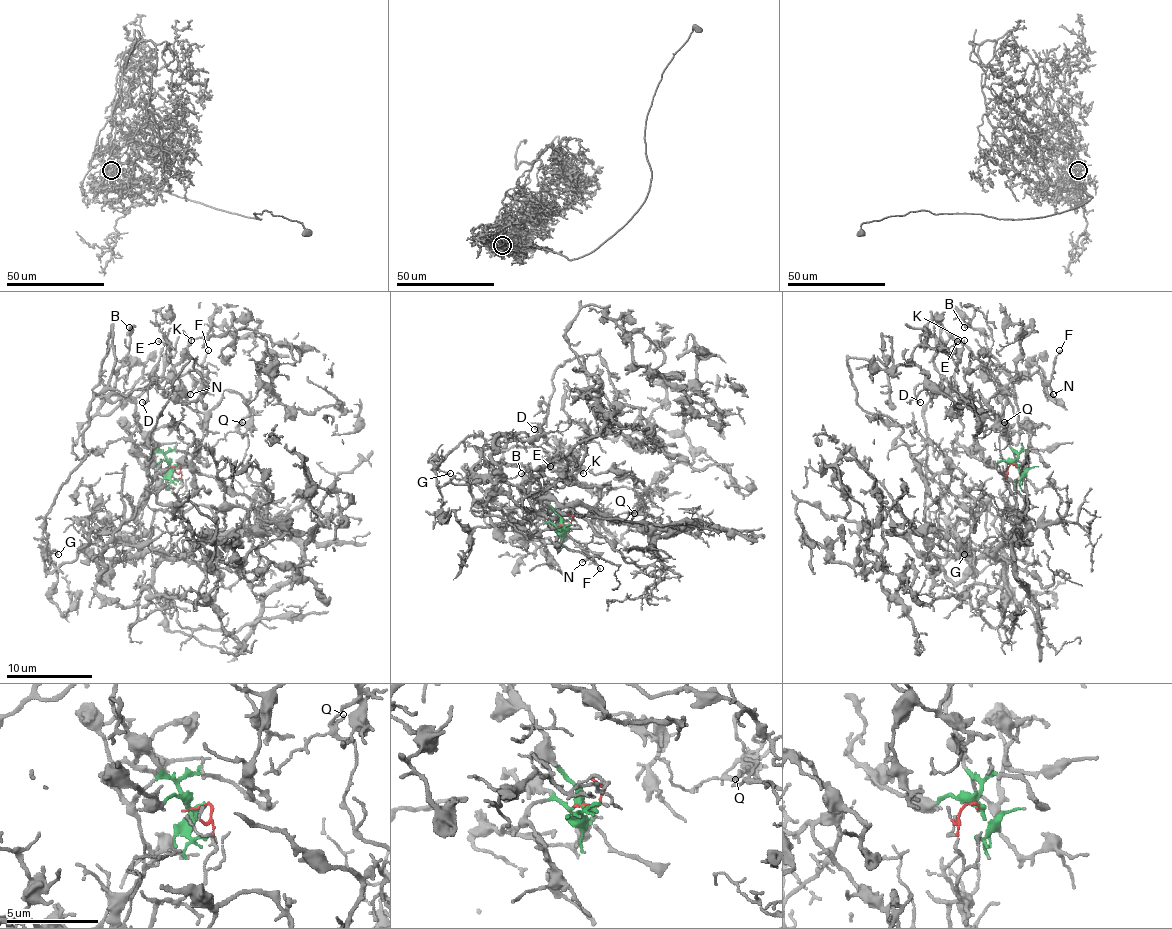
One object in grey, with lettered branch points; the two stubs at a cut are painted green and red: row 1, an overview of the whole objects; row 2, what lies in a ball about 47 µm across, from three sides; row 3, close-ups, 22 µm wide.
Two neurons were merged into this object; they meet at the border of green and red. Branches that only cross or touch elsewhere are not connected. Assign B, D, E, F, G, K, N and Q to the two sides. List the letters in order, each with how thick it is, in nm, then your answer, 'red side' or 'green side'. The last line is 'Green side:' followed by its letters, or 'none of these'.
B: calibre 180 nm; green side
D: calibre 150 nm; green side
E: calibre 130 nm; green side
F: calibre 120 nm; green side
G: calibre 120 nm; green side
K: calibre 240 nm; green side
N: calibre 150 nm; green side
Q: calibre 160 nm; green side
Green side: B, D, E, F, G, K, N, Q

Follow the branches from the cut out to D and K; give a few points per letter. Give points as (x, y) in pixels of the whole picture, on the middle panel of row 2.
D: (564, 526), (521, 507), (493, 505), (506, 442), (502, 449), (540, 447), (545, 432), (540, 423), (534, 429)
K: (564, 526), (493, 505), (506, 442), (502, 449), (538, 447), (573, 477), (577, 468), (566, 464), (583, 472)

